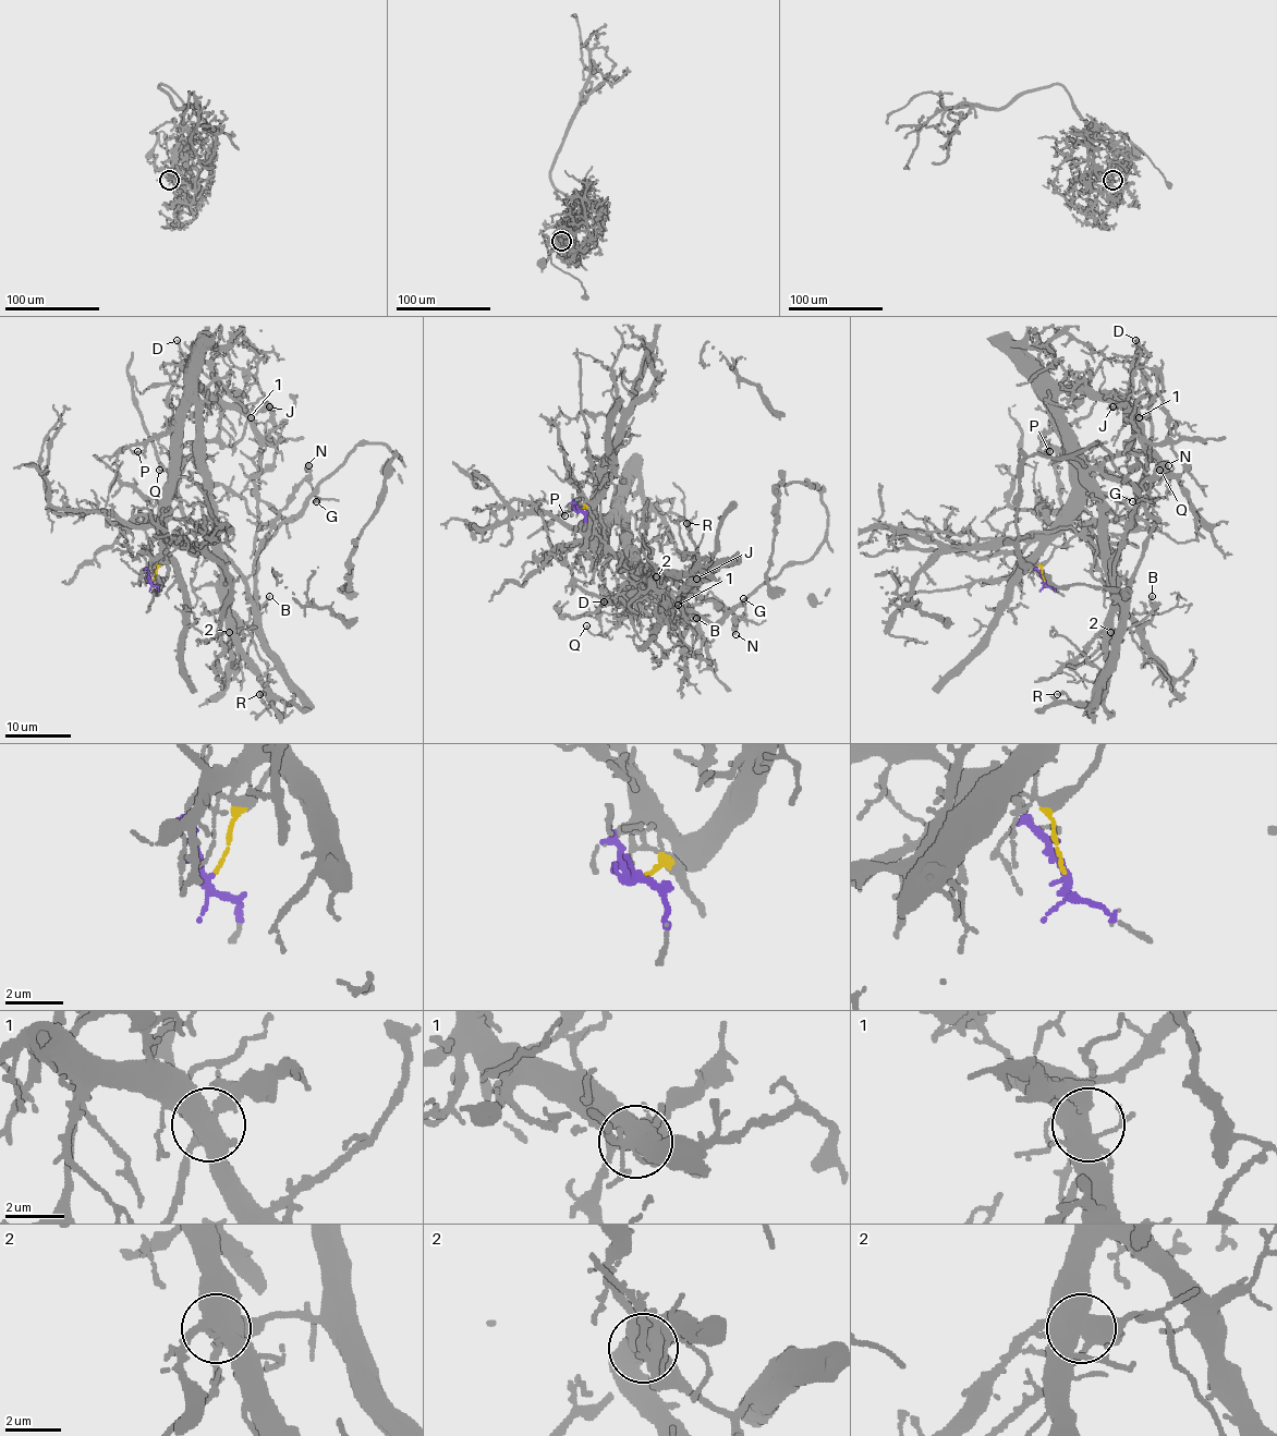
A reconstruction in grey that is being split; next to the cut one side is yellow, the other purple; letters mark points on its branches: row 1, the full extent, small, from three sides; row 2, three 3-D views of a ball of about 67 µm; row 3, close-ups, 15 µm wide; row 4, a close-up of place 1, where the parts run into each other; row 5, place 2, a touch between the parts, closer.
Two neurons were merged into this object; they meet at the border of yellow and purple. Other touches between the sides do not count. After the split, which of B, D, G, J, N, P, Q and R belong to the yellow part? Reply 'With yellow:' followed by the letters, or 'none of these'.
With yellow: B, G, J, N, Q

